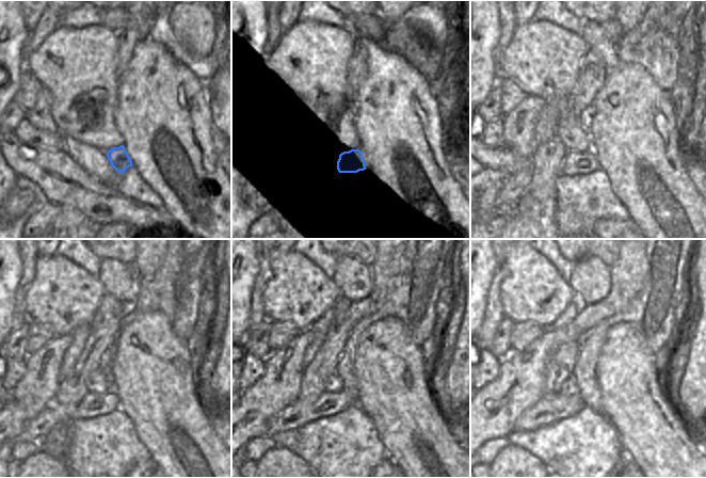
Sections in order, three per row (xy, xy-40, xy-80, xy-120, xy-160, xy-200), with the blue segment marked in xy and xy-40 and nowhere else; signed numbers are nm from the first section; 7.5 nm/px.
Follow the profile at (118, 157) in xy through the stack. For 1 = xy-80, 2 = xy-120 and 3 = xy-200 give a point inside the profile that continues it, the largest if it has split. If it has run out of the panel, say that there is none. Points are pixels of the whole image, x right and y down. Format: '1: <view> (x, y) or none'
1: xy-80 (574, 163)
2: xy-120 (93, 404)
3: xy-200 (548, 410)

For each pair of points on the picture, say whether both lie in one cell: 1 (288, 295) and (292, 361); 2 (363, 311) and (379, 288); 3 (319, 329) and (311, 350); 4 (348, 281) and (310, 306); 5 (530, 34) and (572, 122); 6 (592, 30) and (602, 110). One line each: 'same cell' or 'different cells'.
1: different cells
2: same cell
3: same cell
4: different cells
5: same cell
6: same cell

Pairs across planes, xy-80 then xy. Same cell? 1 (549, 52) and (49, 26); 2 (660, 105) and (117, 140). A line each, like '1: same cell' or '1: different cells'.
1: different cells
2: different cells

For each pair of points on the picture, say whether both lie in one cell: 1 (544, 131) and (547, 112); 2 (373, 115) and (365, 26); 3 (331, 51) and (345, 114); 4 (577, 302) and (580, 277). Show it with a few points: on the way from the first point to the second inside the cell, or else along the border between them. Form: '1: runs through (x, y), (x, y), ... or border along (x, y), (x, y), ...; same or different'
1: runs through (546, 127), (547, 116); same
2: border along (372, 41), (379, 43); different
3: runs through (331, 67), (331, 98); same
4: border along (574, 293), (587, 304); different

